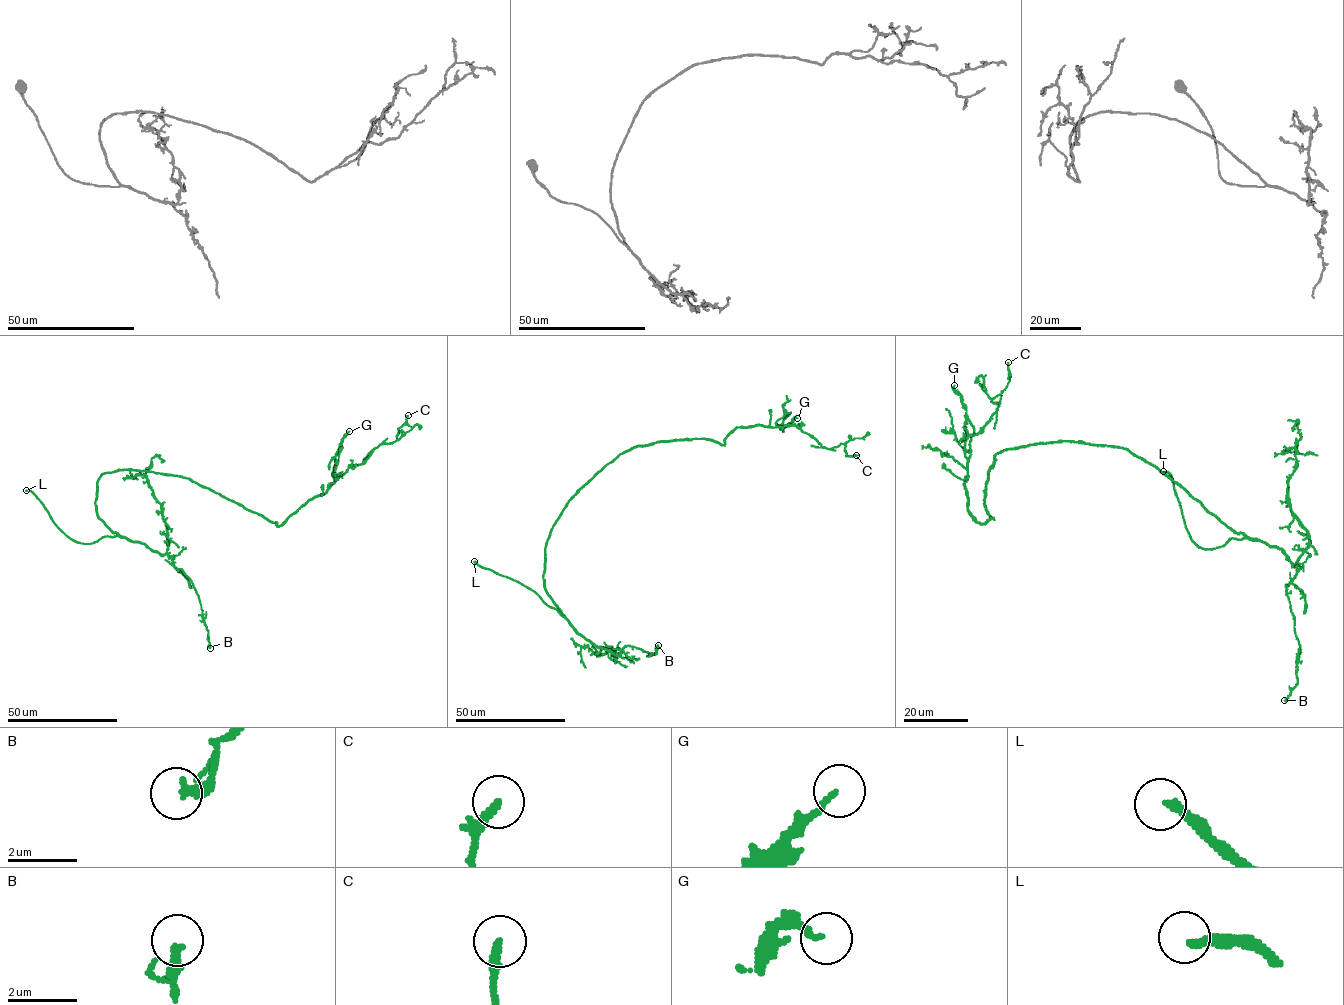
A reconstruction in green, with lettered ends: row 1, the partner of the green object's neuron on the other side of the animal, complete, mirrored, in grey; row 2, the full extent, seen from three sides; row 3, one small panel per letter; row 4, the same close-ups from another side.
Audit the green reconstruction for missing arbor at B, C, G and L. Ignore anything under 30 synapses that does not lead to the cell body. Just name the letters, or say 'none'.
L

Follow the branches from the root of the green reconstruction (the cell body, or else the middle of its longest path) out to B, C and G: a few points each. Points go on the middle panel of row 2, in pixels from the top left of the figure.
B: (586, 484), (547, 541), (545, 589), (570, 625), (598, 646), (618, 656), (633, 646), (650, 655), (658, 645)
C: (586, 484), (634, 447), (724, 444), (736, 428), (757, 425), (795, 425), (823, 447), (844, 444), (856, 455)
G: (586, 484), (620, 454), (639, 446), (692, 439), (724, 444), (737, 427), (762, 425), (783, 431), (797, 418)

